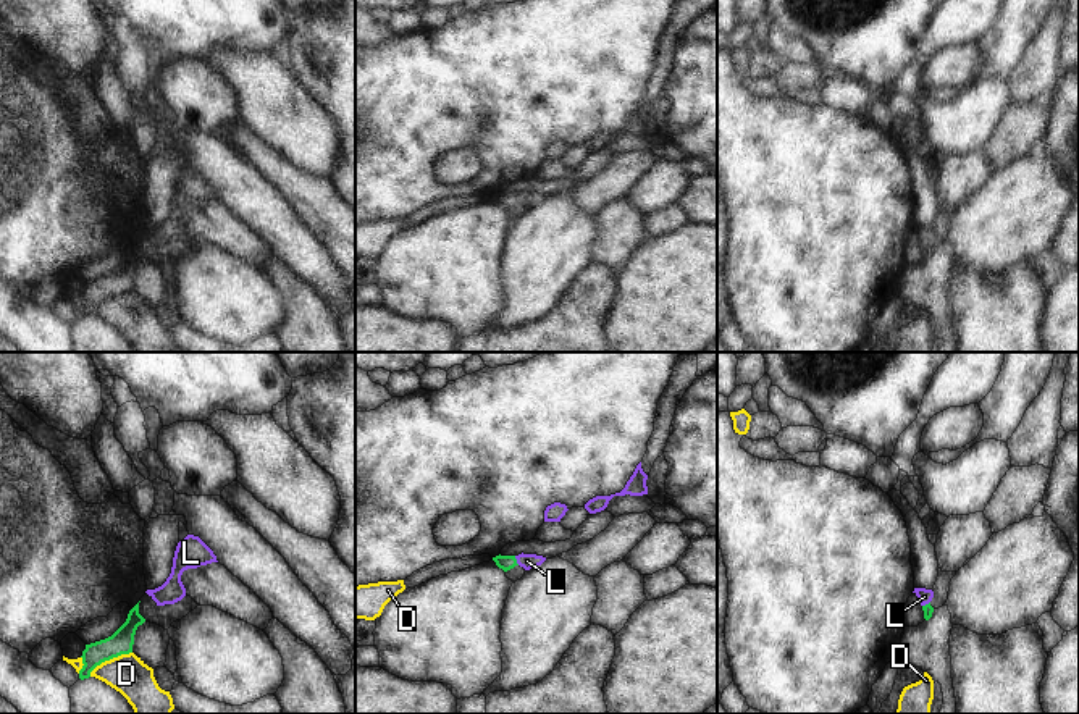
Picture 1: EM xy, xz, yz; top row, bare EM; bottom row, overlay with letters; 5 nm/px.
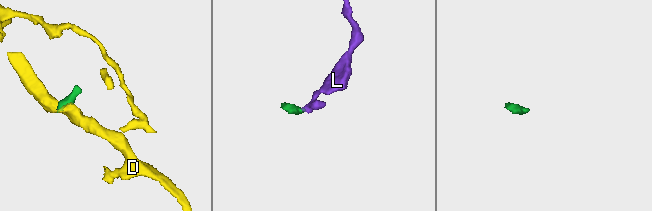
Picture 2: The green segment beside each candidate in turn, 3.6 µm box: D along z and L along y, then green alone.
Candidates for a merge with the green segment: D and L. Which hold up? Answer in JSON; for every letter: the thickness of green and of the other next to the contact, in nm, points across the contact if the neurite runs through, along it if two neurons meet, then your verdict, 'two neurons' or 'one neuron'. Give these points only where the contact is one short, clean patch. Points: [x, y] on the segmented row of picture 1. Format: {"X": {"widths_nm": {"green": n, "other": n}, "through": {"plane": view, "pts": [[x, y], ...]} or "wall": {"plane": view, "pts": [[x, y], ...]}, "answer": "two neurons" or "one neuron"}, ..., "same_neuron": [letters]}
{"D": {"widths_nm": {"green": 120, "other": 190}, "wall": {"plane": "xy", "pts": [[131, 651], [102, 661], [89, 676]]}, "answer": "two neurons"}, "L": {"widths_nm": {"green": 80, "other": 80}, "through": {"plane": "xz", "pts": [[506, 562], [516, 561], [527, 561]]}, "answer": "one neuron"}, "same_neuron": ["L"]}

